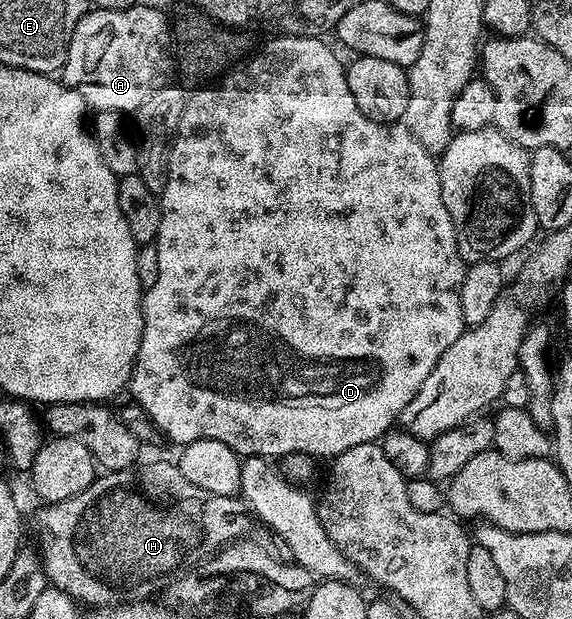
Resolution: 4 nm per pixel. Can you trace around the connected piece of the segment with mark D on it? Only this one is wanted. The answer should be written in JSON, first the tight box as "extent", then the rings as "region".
{"extent":[128,34,467,458],"region":[[[297,34],[297,35],[298,35],[298,36],[278,36],[278,37],[276,37],[276,38],[275,38],[275,40],[270,40],[270,41],[268,41],[268,42],[267,42],[267,44],[266,44],[266,45],[264,45],[264,46],[263,46],[263,48],[262,48],[262,49],[260,49],[260,50],[259,50],[259,52],[258,52],[258,49],[257,49],[257,51],[255,51],[255,52],[254,52],[254,53],[253,53],[253,55],[251,55],[251,56],[250,56],[250,57],[249,57],[249,59],[247,59],[247,60],[246,60],[246,61],[245,61],[245,63],[243,63],[243,64],[242,64],[242,65],[241,65],[241,66],[238,66],[238,67],[235,67],[235,68],[234,68],[234,69],[233,69],[233,70],[231,70],[231,71],[229,71],[229,72],[227,72],[227,73],[225,73],[225,75],[223,75],[223,76],[222,76],[222,77],[221,77],[221,79],[219,79],[219,80],[218,80],[218,81],[217,81],[217,82],[214,82],[214,83],[211,83],[211,84],[210,84],[210,85],[209,85],[209,86],[198,86],[198,87],[195,87],[195,88],[194,88],[194,89],[193,89],[193,91],[191,91],[191,92],[190,92],[190,93],[189,93],[189,95],[187,95],[187,98],[186,98],[186,105],[185,105],[185,106],[184,106],[184,114],[183,114],[183,115],[182,115],[182,117],[181,117],[181,118],[180,118],[180,126],[179,126],[179,127],[178,127],[178,130],[177,130],[177,132],[175,132],[175,134],[174,134],[174,139],[173,139],[173,141],[172,141],[172,143],[171,143],[171,145],[170,145],[170,169],[169,169],[169,170],[168,170],[168,182],[167,182],[167,183],[166,183],[166,185],[165,185],[165,186],[164,186],[164,190],[163,190],[163,191],[162,191],[162,193],[160,193],[160,203],[161,203],[161,205],[162,205],[162,217],[161,217],[161,218],[160,218],[160,230],[159,230],[159,231],[158,231],[158,239],[157,239],[157,241],[156,241],[156,243],[157,243],[157,245],[158,245],[158,277],[157,277],[157,278],[156,278],[156,282],[152,282],[152,283],[151,283],[151,284],[150,284],[150,285],[149,285],[149,286],[148,286],[148,287],[147,287],[147,288],[146,288],[146,289],[145,289],[145,292],[144,292],[144,295],[143,295],[143,297],[142,297],[142,341],[141,341],[141,342],[140,342],[140,350],[139,350],[139,351],[138,351],[138,357],[137,357],[137,358],[136,358],[136,362],[135,362],[135,363],[134,363],[134,369],[133,369],[133,370],[132,370],[132,374],[131,374],[131,375],[130,375],[130,382],[129,382],[129,385],[128,385],[128,392],[131,392],[131,394],[132,394],[132,395],[134,395],[134,396],[131,396],[131,397],[132,397],[132,400],[133,400],[133,403],[136,403],[136,404],[139,404],[139,406],[141,406],[141,407],[142,407],[142,408],[143,408],[143,409],[144,409],[144,411],[146,411],[146,412],[147,412],[147,414],[148,414],[148,415],[149,415],[149,416],[150,416],[150,418],[151,418],[151,421],[152,421],[152,422],[153,422],[153,423],[154,423],[154,424],[155,424],[155,426],[156,426],[156,428],[157,428],[157,429],[158,429],[158,431],[159,431],[159,432],[160,432],[160,433],[162,433],[162,434],[164,434],[164,436],[165,436],[165,439],[166,439],[166,440],[167,440],[167,438],[168,438],[168,439],[170,439],[170,440],[171,440],[171,442],[172,442],[172,443],[174,443],[174,444],[178,444],[178,445],[177,445],[177,446],[185,446],[185,445],[188,445],[188,444],[191,444],[191,443],[192,443],[192,442],[196,442],[196,441],[197,441],[197,440],[203,440],[203,439],[204,439],[204,438],[212,438],[212,439],[213,439],[213,440],[215,440],[215,441],[216,441],[216,442],[224,442],[224,446],[228,446],[228,447],[229,447],[229,448],[231,448],[231,450],[232,450],[232,451],[233,451],[233,452],[237,452],[237,453],[238,453],[238,455],[239,455],[239,456],[241,456],[241,457],[243,457],[243,458],[247,458],[247,457],[265,457],[265,458],[275,458],[275,457],[274,457],[274,456],[276,456],[276,458],[283,458],[283,457],[286,457],[286,456],[288,456],[288,455],[294,455],[294,454],[304,454],[304,455],[308,455],[308,456],[310,456],[310,457],[313,457],[313,458],[320,458],[320,456],[326,456],[326,457],[325,457],[325,458],[333,458],[333,457],[336,457],[336,456],[339,456],[339,454],[341,454],[341,453],[342,453],[342,452],[343,452],[343,451],[344,451],[344,450],[352,450],[352,446],[360,446],[360,445],[361,445],[361,444],[373,444],[373,443],[375,443],[375,442],[378,442],[378,441],[381,441],[381,439],[382,439],[382,437],[383,437],[383,436],[385,436],[385,435],[386,435],[386,433],[387,433],[387,432],[389,432],[389,431],[391,431],[391,429],[393,429],[393,428],[394,428],[394,427],[395,427],[395,425],[397,425],[397,424],[398,424],[398,423],[399,423],[399,420],[400,420],[400,417],[401,417],[401,414],[402,414],[402,411],[403,411],[403,410],[404,410],[404,406],[408,406],[408,402],[412,402],[412,398],[416,398],[416,394],[417,394],[417,393],[418,393],[418,392],[419,392],[419,390],[420,390],[420,389],[422,389],[422,387],[423,387],[423,386],[424,386],[424,378],[428,378],[428,374],[432,374],[432,370],[433,370],[433,369],[434,369],[434,367],[435,367],[435,366],[436,366],[436,362],[440,362],[440,358],[441,358],[441,357],[442,357],[442,355],[443,355],[443,354],[444,354],[444,350],[448,350],[448,346],[452,346],[452,342],[456,342],[456,338],[460,338],[460,334],[461,334],[461,333],[462,333],[462,331],[463,331],[463,330],[464,330],[464,325],[463,325],[463,323],[462,323],[462,314],[461,314],[461,306],[460,306],[460,286],[461,286],[461,285],[462,285],[462,283],[463,283],[463,282],[464,282],[464,274],[465,274],[465,273],[466,273],[466,269],[467,269],[467,265],[466,265],[466,264],[465,264],[465,263],[464,263],[464,261],[463,261],[463,258],[462,258],[462,255],[461,255],[461,254],[460,254],[460,250],[459,250],[459,249],[458,249],[458,243],[457,243],[457,242],[456,242],[456,230],[455,230],[455,229],[454,229],[454,227],[453,227],[453,226],[452,226],[452,218],[451,218],[451,217],[450,217],[450,215],[449,215],[449,214],[448,214],[448,206],[444,206],[444,194],[443,194],[443,193],[442,193],[442,191],[441,191],[441,190],[440,190],[440,174],[439,174],[439,173],[438,173],[438,160],[437,160],[437,159],[436,159],[436,156],[435,156],[435,153],[432,153],[432,152],[429,152],[429,151],[428,151],[428,150],[424,150],[424,146],[420,146],[420,142],[416,142],[416,138],[415,138],[415,137],[414,137],[414,135],[413,135],[413,134],[412,134],[412,133],[410,133],[410,131],[409,131],[409,130],[408,130],[408,129],[407,129],[407,128],[406,128],[406,126],[405,126],[405,123],[402,123],[402,122],[395,122],[395,123],[393,123],[393,124],[381,124],[381,123],[380,123],[380,122],[376,122],[376,121],[375,121],[375,120],[373,120],[373,119],[372,119],[372,118],[368,118],[368,114],[364,114],[364,110],[360,110],[360,106],[356,106],[356,98],[352,98],[352,90],[348,90],[348,78],[347,78],[347,77],[346,77],[346,69],[345,69],[345,67],[344,67],[344,64],[343,64],[343,61],[341,61],[341,62],[340,62],[340,61],[338,61],[338,56],[337,56],[337,54],[336,54],[336,53],[334,53],[334,52],[333,52],[333,50],[332,50],[332,49],[330,49],[330,48],[329,48],[329,46],[328,46],[328,45],[326,45],[326,44],[325,44],[325,42],[324,42],[324,41],[325,41],[325,39],[322,39],[322,38],[319,38],[319,37],[317,37],[317,36],[311,36],[311,35],[309,35],[309,34]]]}

